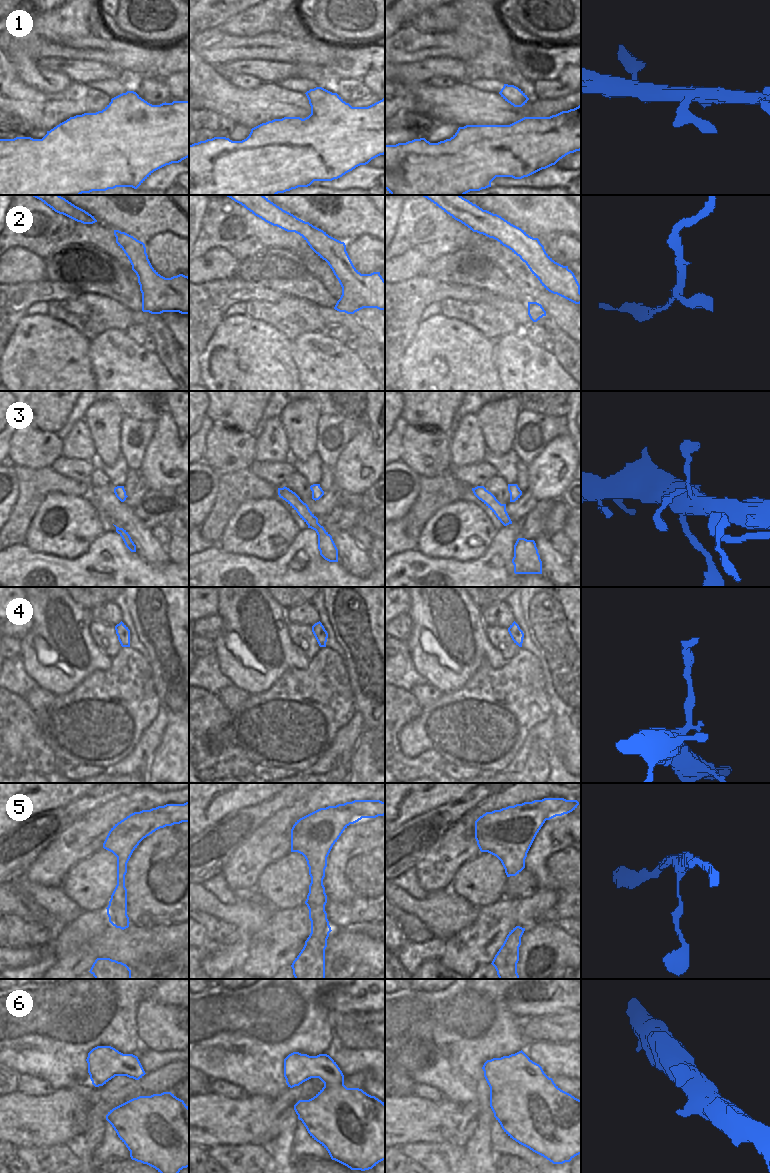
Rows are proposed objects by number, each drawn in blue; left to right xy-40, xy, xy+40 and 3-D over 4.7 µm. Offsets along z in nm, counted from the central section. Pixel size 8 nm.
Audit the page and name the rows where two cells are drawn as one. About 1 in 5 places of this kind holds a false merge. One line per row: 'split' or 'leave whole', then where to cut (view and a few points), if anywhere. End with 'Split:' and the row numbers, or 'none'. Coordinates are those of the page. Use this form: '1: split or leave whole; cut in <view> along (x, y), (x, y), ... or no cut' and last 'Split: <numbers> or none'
1: leave whole; no cut
2: leave whole; no cut
3: leave whole; no cut
4: split; cut in xy+40 along (520, 630), (523, 637)
5: leave whole; no cut
6: leave whole; no cut
Split: 4

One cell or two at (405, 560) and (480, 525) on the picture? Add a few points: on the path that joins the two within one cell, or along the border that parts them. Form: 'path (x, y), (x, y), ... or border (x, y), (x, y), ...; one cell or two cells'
border (416, 547), (425, 555), (445, 558); two cells

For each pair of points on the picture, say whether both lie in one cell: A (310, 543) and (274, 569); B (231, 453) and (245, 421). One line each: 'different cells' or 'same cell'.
A: same cell
B: different cells

